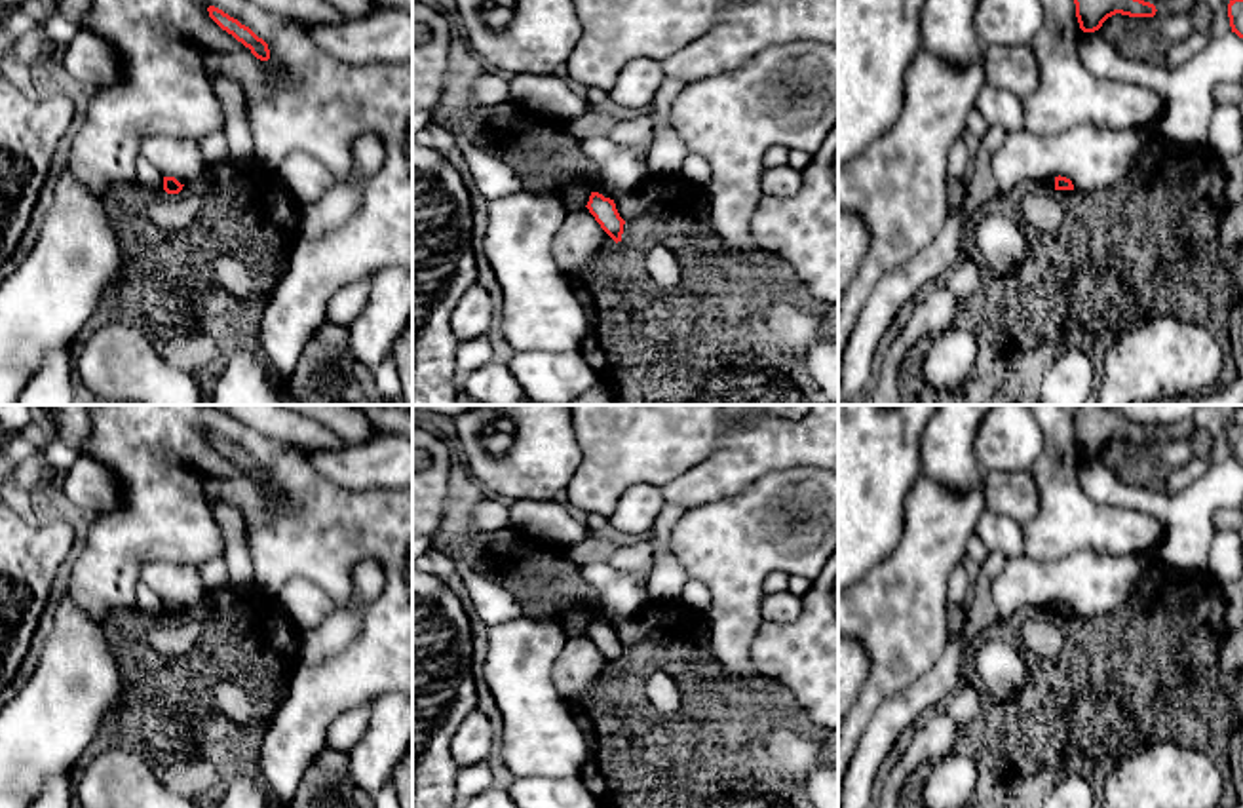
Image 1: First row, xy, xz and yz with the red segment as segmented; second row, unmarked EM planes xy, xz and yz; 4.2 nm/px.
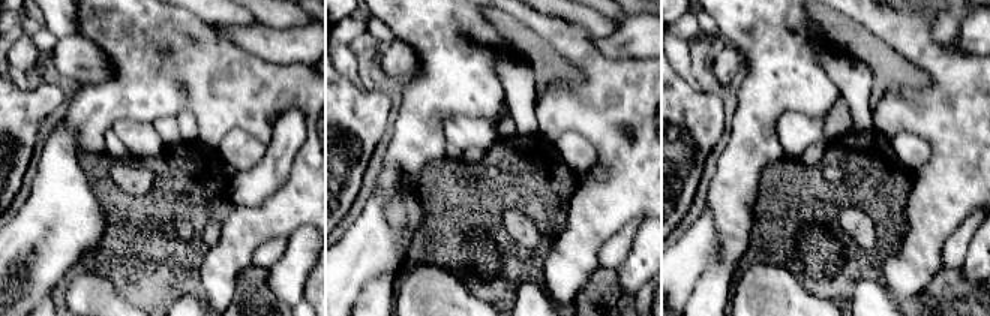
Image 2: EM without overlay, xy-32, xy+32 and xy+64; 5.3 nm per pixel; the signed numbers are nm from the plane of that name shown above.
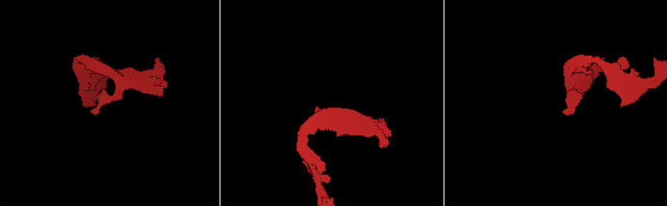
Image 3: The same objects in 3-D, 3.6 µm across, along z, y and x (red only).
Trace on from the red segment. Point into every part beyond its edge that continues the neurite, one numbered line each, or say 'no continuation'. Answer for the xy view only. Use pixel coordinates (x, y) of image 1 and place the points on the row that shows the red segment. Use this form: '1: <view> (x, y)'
no continuation

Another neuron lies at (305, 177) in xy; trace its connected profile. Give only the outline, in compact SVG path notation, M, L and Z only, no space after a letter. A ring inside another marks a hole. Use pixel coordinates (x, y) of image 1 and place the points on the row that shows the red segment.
M293 150L277 167L283 188L296 203L314 203L336 183L335 175L312 154Z

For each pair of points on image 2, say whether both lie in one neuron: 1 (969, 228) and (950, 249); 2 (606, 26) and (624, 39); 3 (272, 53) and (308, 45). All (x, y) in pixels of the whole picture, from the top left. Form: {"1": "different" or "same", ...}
{"1": "same", "2": "different", "3": "same"}

